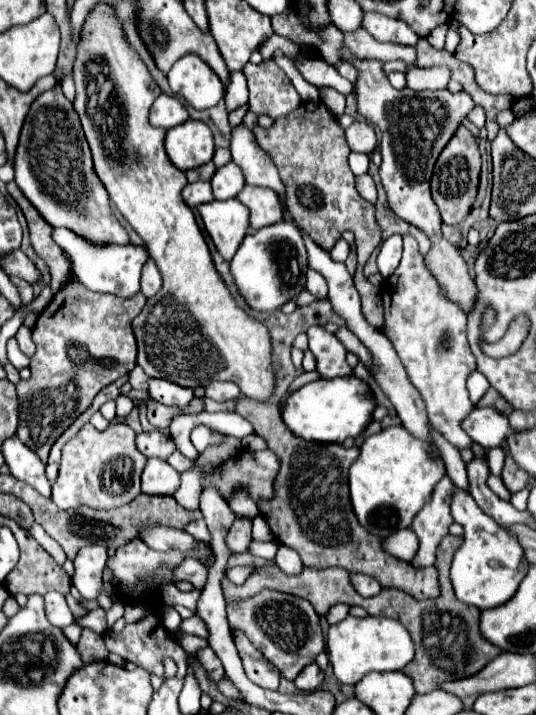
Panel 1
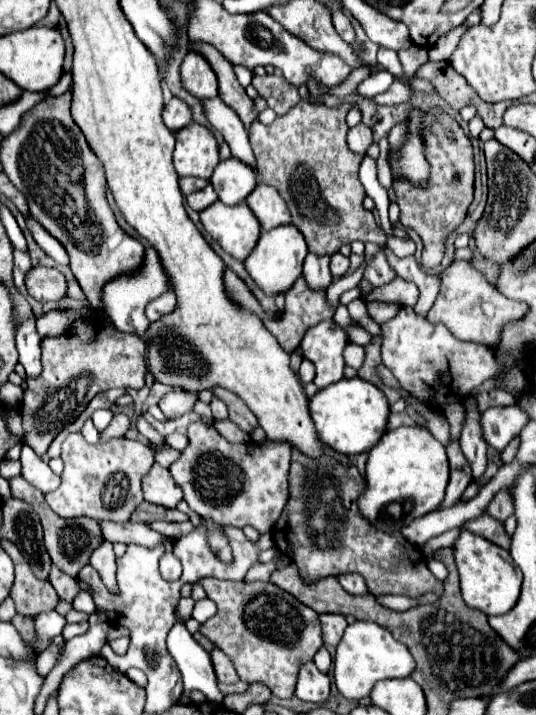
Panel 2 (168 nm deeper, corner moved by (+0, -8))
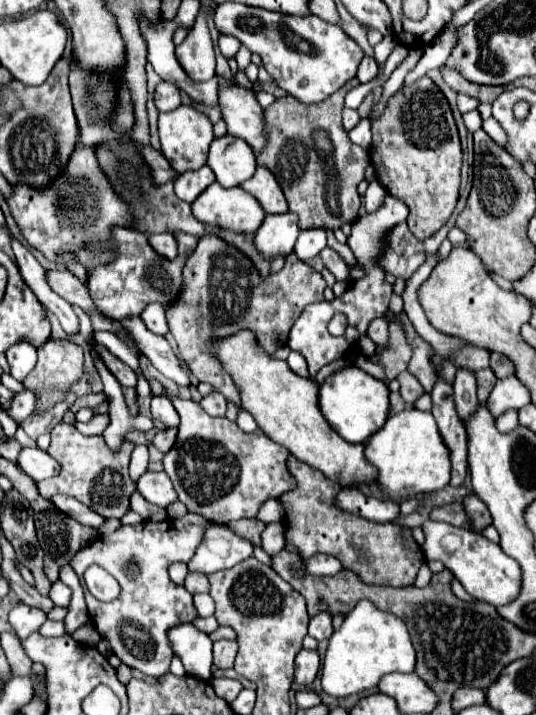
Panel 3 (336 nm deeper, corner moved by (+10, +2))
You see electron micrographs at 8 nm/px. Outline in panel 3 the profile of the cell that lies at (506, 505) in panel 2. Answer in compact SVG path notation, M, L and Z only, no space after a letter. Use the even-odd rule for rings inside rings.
M468 494L462 504L464 504L464 508L466 508L466 514L468 514L470 520L472 520L472 530L474 530L474 532L482 532L482 530L492 522L490 512L486 510L486 504L484 504L476 494Z

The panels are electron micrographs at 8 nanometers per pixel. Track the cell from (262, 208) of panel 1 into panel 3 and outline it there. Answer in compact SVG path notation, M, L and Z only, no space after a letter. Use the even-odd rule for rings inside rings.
M258 166L256 172L254 172L254 176L248 178L242 184L242 188L260 202L260 206L262 206L262 210L266 214L282 214L282 212L288 212L286 198L284 198L282 190L280 190L280 186L276 182L276 178L270 174L268 168Z

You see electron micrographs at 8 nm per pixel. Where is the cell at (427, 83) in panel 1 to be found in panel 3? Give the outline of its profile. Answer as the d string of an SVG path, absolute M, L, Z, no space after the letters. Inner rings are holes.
M352 78L330 98L318 104L302 104L294 96L282 96L264 110L266 146L256 156L260 166L266 166L278 180L290 212L298 216L300 230L330 228L338 230L358 218L360 196L356 186L364 180L368 152L354 142L340 124L344 96L360 82Z

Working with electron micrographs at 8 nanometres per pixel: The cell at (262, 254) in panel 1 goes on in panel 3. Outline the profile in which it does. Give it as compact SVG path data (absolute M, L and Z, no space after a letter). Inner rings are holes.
M292 212L266 216L262 226L254 234L256 252L262 258L274 260L276 256L288 256L294 250L298 238L298 216Z

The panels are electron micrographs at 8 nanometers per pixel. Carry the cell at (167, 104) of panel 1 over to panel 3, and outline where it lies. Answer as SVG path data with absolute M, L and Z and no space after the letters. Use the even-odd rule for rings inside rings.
M160 82L156 86L156 94L154 94L154 102L158 112L170 112L176 106L180 106L180 90L178 86L170 84L170 82Z

